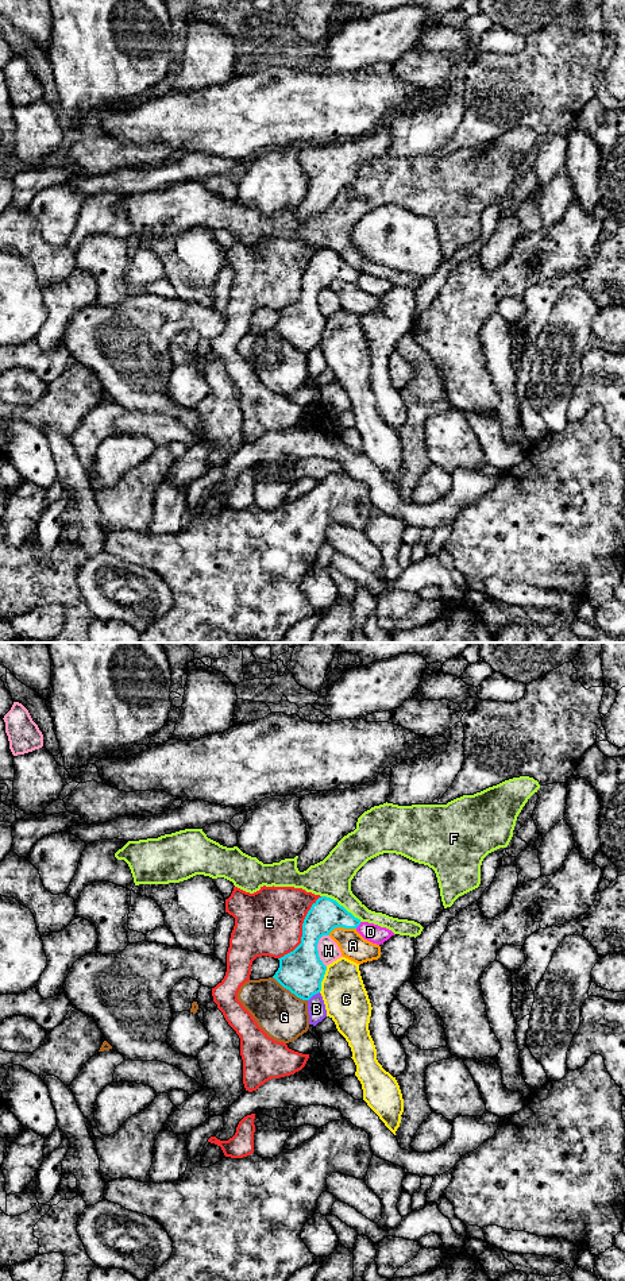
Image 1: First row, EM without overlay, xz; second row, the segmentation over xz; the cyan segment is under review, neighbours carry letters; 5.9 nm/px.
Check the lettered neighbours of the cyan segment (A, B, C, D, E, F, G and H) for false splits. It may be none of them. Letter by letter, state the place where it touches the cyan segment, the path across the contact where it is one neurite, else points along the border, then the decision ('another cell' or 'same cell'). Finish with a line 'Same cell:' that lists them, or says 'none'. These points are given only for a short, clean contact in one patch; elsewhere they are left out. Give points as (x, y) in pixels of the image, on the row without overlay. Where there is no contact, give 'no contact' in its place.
A: xz (342, 278) | along xz (355, 280), (335, 280), (328, 286) | another cell
B: xz (313, 346) | another cell
C: xz (323, 330) | along xz (327, 319), (319, 343) | another cell
D: xz (358, 277) | along xz (361, 274), (355, 280) | another cell
E: xz (303, 282) | along xz (321, 249), (312, 257), (304, 271), (301, 293), (278, 311) | another cell
F: xz (342, 258) | another cell
G: xz (290, 343) | another cell
H: xz (317, 303) | another cell
Same cell: none

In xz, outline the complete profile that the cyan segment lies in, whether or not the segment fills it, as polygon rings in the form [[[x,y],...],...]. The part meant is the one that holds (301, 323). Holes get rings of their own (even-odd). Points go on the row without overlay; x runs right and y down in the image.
[[[327,248],[319,250],[304,271],[301,296],[278,310],[279,320],[273,329],[297,350],[309,352],[321,343],[327,323],[319,309],[319,292],[329,288],[336,279],[356,281],[359,277],[360,271],[336,252]]]

